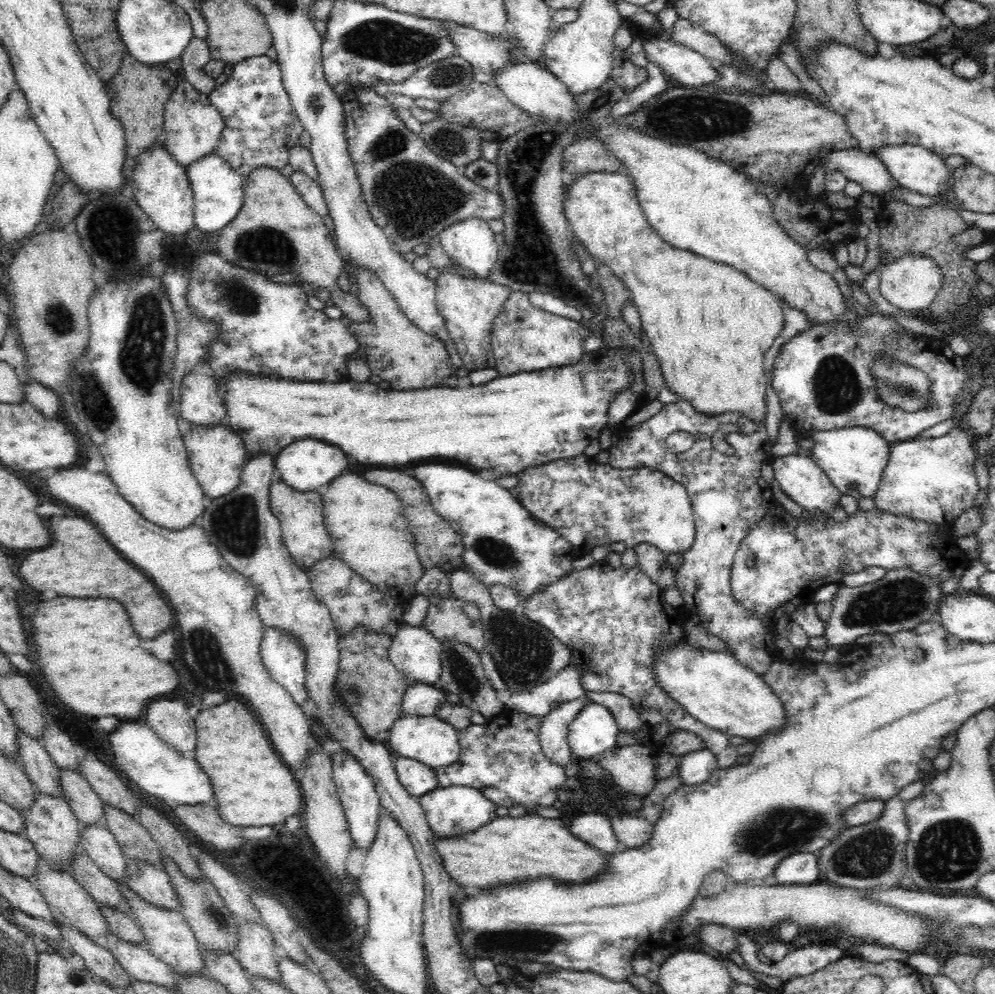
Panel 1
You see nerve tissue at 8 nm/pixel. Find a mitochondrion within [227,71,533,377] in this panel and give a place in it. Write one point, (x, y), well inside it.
(414, 198)

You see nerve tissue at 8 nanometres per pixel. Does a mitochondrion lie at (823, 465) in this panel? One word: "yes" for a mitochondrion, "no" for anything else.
no

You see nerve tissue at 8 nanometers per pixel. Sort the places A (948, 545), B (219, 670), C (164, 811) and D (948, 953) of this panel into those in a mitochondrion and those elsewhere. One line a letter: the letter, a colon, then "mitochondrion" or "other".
A: other
B: mitochondrion
C: other
D: other

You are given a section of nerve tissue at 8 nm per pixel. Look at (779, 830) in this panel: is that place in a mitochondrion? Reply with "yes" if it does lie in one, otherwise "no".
yes

